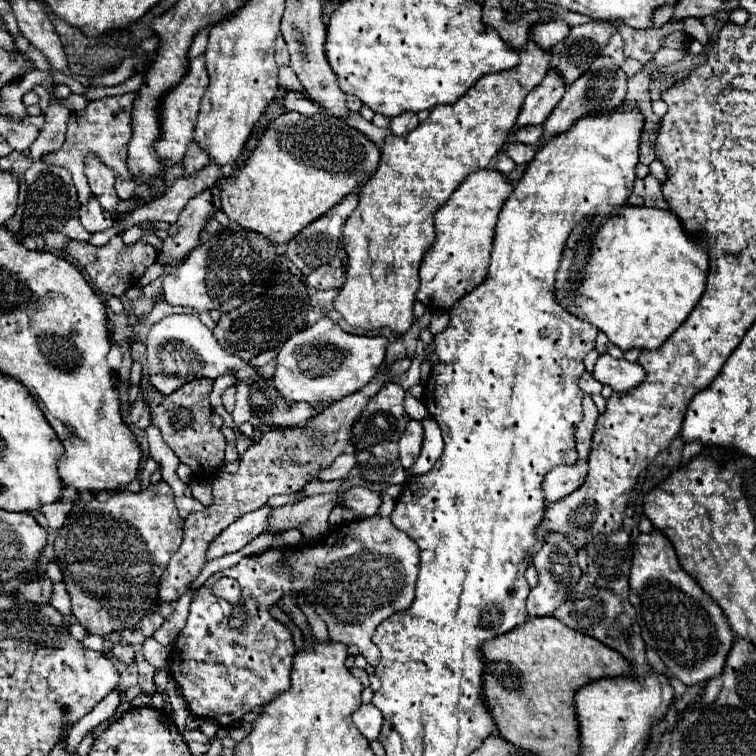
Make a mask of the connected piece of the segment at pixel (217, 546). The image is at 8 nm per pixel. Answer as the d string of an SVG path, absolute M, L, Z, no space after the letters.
M262 507L258 511L242 515L242 519L234 521L230 527L226 527L226 531L222 531L222 535L218 535L210 543L206 551L206 559L212 561L222 555L240 551L244 545L248 545L252 539L256 539L266 529L268 513L270 513L270 507Z

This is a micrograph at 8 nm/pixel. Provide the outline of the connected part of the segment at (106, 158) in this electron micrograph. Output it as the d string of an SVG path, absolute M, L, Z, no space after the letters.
M124 93L124 95L116 95L116 97L104 97L98 101L90 101L86 109L70 115L66 141L64 141L62 149L42 157L44 163L60 165L72 173L72 181L78 191L78 203L88 203L88 199L92 195L90 187L86 183L86 175L84 175L84 155L88 155L88 151L96 153L112 171L116 171L116 177L132 179L128 165L126 165L126 147L128 147L128 141L132 135L130 113L132 113L134 99L136 99L136 93Z

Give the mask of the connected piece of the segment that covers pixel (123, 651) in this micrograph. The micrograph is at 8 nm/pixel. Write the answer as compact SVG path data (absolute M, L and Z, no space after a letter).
M118 643L118 661L122 661L124 665L134 665L134 659L136 659L136 649L132 645Z

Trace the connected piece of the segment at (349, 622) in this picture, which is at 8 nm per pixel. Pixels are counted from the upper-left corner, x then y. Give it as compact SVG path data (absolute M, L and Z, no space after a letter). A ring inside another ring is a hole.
M374 515L338 527L318 545L268 549L242 557L238 565L214 573L194 593L188 621L172 651L170 671L180 685L190 713L212 719L220 727L230 727L254 707L290 689L296 647L290 631L270 615L270 605L292 591L304 593L314 607L320 603L320 615L328 625L330 637L346 645L358 645L368 665L376 667L380 651L372 643L374 629L390 615L406 611L412 605L420 567L418 553L420 549L414 539L396 529L390 517ZM220 577L232 577L240 585L248 619L242 629L228 625L232 605L212 595L212 585Z

